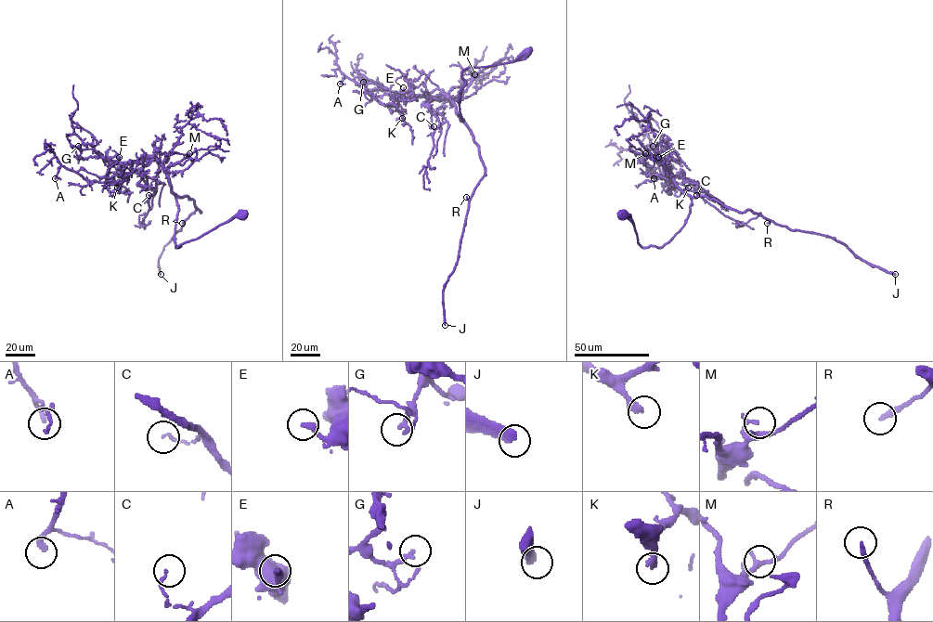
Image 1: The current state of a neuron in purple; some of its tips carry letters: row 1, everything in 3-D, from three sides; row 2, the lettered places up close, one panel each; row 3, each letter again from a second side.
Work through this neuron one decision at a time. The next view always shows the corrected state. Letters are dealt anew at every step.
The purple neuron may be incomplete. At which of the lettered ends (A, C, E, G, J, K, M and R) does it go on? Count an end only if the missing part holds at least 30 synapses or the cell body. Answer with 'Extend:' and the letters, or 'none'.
Extend: E, J, K, R

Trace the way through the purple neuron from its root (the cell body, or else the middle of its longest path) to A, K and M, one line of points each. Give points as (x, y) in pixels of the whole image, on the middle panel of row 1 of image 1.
A: (527, 51), (461, 71), (461, 121), (444, 95), (393, 97), (391, 105), (383, 105), (347, 77), (340, 84)
K: (527, 51), (513, 60), (461, 71), (461, 121), (444, 95), (393, 97), (402, 118)
M: (527, 51), (513, 60), (461, 71), (465, 84), (459, 101), (460, 121), (450, 98), (465, 90), (474, 74)

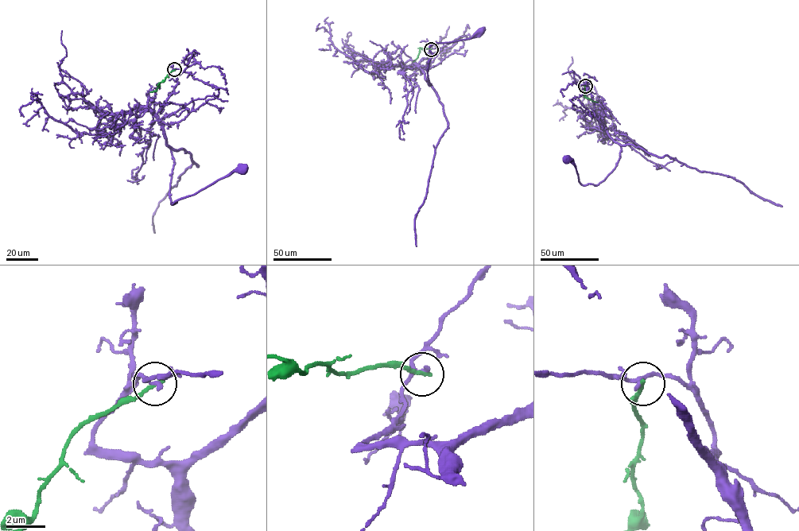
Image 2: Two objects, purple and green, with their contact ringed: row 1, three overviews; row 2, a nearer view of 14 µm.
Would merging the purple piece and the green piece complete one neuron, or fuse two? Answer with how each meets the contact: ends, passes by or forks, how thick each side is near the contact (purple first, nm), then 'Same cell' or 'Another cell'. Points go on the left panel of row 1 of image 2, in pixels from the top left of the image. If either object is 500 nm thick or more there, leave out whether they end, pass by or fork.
At the ring purple passes by. At the ring green ends. Thickness 200 nm (purple) against 240 nm. Another cell

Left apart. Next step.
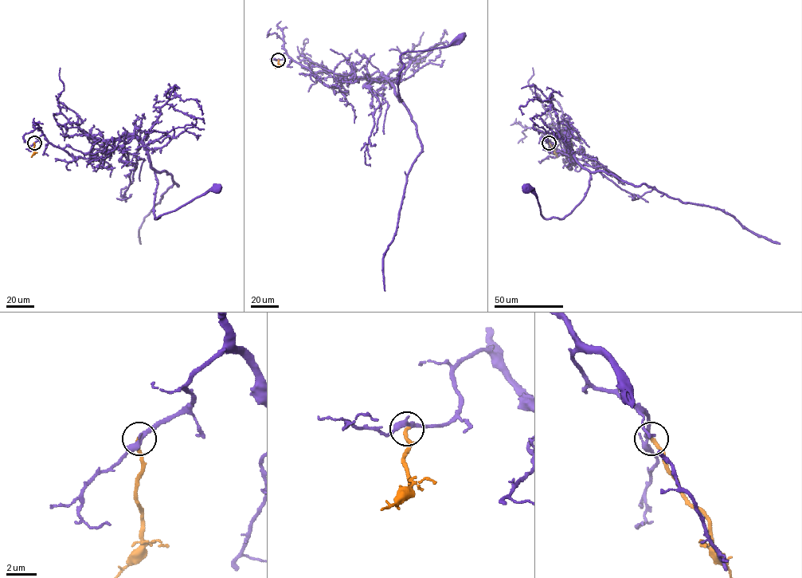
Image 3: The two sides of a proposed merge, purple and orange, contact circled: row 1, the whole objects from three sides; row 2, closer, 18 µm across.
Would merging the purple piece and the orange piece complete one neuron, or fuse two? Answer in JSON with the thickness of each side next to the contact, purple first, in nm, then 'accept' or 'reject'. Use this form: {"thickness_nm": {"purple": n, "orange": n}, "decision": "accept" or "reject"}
{"thickness_nm": {"purple": 220, "orange": 260}, "decision": "accept"}

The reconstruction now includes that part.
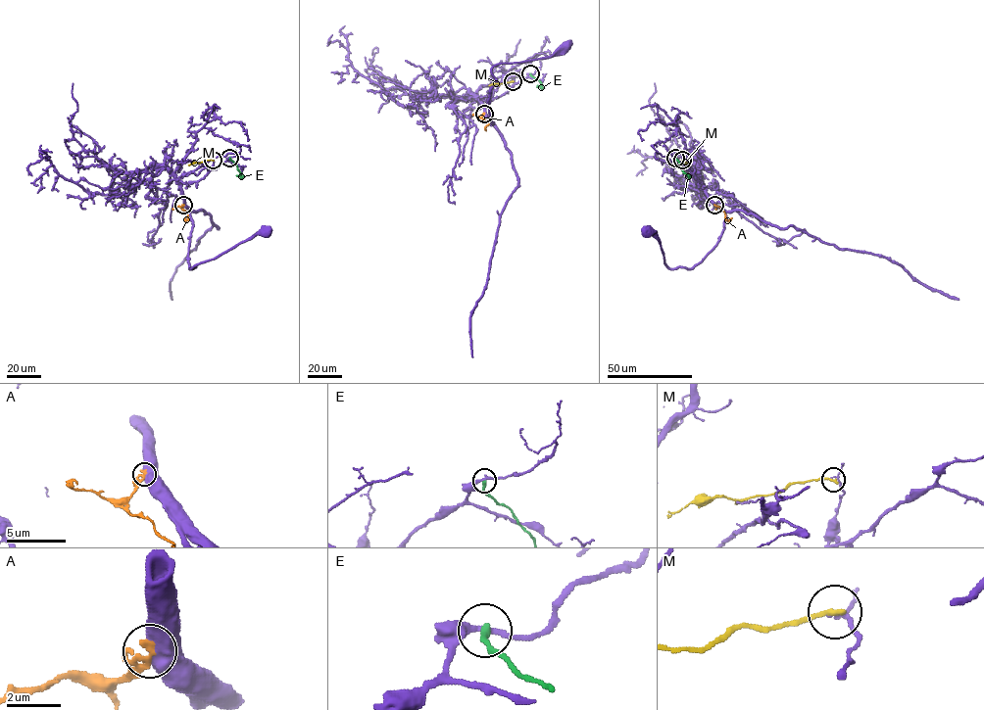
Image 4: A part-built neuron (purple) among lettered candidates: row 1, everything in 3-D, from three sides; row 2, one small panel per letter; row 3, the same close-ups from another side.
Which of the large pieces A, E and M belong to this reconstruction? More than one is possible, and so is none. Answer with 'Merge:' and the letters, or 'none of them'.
Merge: none of them

